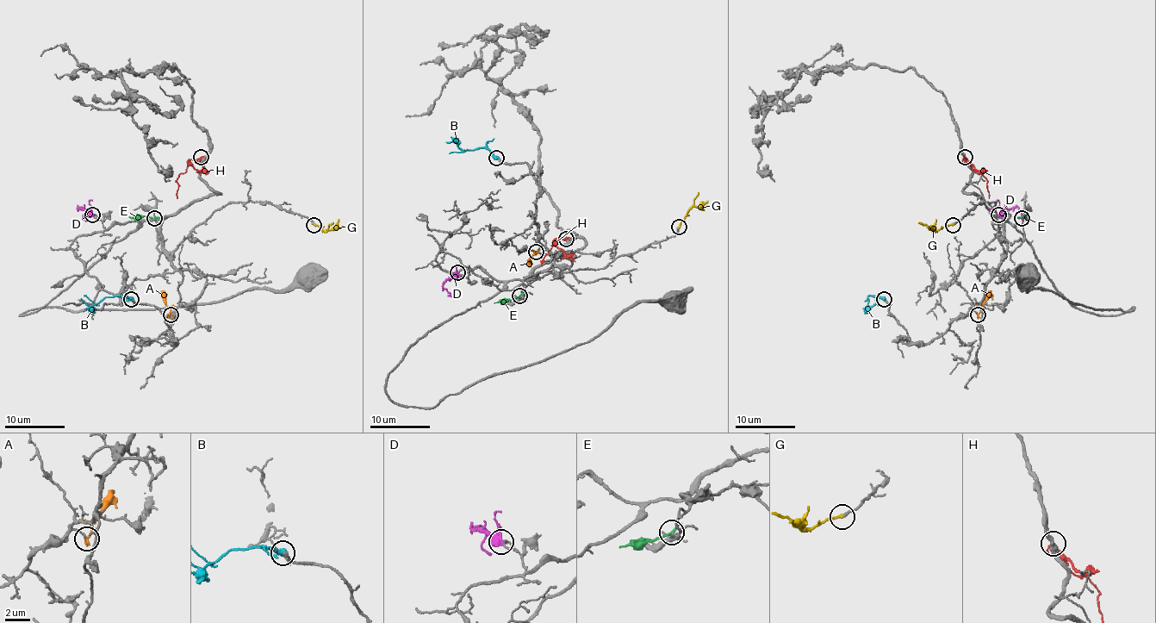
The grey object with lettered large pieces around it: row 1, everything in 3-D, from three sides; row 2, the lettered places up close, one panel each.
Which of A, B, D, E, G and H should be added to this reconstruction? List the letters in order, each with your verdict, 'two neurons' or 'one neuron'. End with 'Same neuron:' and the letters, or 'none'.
A: two neurons
B: one neuron
D: two neurons
E: two neurons
G: one neuron
H: two neurons
Same neuron: B, G

